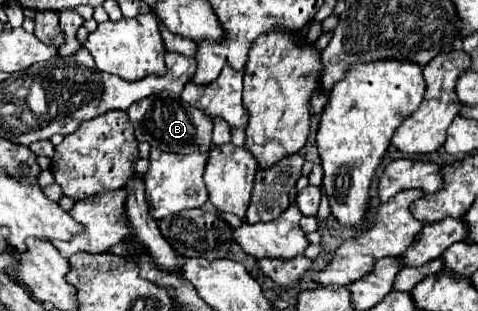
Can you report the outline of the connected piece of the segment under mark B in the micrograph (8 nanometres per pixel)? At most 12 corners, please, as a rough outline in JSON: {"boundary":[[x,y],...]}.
{"boundary":[[163,91],[127,111],[137,141],[211,147],[211,117]]}

